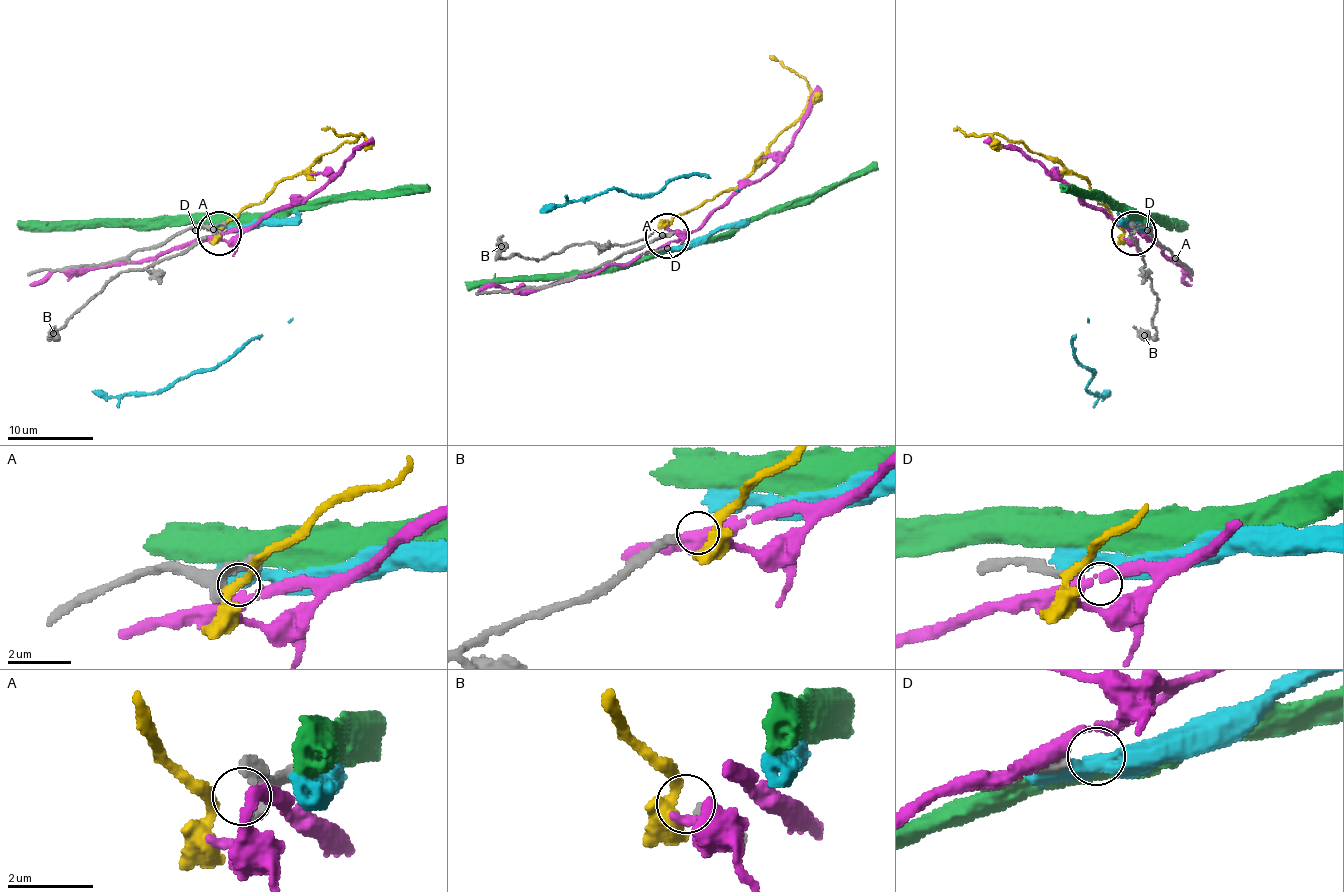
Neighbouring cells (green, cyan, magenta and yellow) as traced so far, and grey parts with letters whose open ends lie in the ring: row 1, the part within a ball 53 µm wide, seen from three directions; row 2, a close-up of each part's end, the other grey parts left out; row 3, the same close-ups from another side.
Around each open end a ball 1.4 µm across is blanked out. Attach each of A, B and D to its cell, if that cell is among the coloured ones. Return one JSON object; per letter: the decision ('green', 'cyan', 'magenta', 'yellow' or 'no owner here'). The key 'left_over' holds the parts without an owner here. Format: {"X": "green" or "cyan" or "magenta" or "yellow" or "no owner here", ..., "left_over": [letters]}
{"A": "no owner here", "B": "yellow", "D": "no owner here", "left_over": ["A", "D"]}

